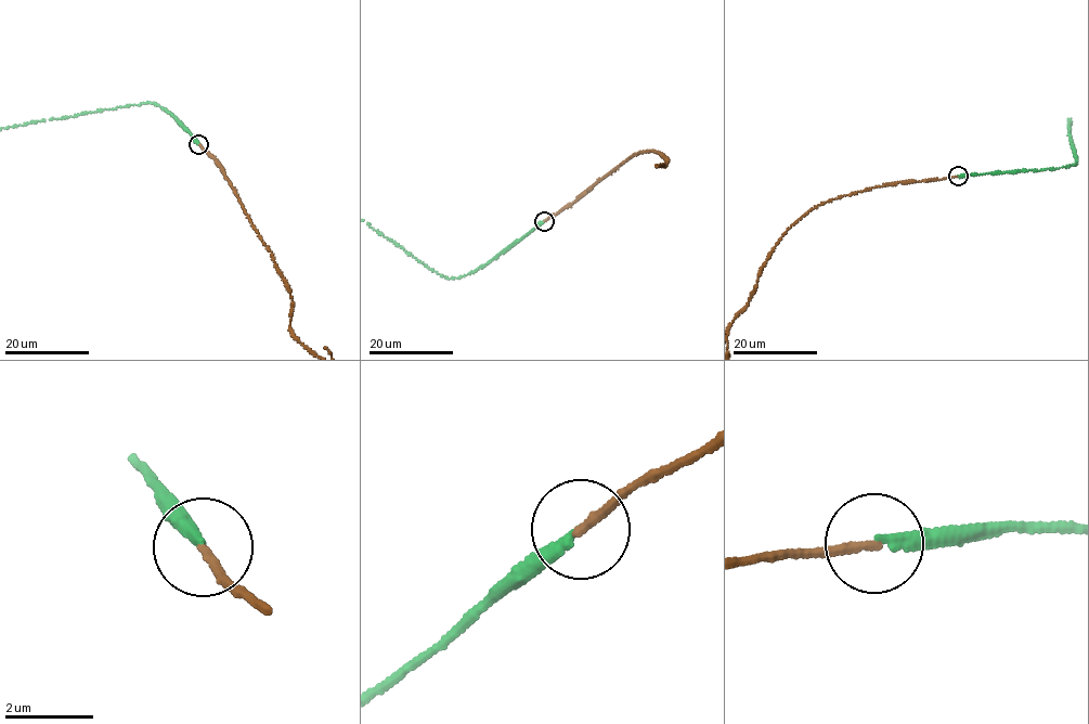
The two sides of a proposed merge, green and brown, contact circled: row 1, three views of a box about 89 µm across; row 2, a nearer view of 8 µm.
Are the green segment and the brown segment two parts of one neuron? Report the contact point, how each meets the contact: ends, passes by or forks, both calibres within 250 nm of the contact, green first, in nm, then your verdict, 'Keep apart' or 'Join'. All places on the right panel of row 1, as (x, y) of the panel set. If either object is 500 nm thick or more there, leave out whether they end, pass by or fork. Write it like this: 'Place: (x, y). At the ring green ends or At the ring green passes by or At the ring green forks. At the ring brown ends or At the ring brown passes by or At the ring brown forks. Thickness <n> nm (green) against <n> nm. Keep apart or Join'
Place: (958, 176). At the ring green ends. At the ring brown ends. Thickness 220 nm (green) against 200 nm. Join

